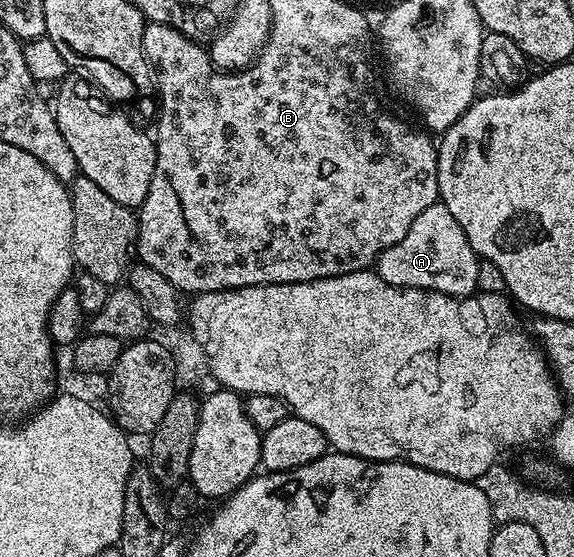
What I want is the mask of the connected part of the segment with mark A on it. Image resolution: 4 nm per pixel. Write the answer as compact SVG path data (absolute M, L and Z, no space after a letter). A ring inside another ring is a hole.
M437 201L425 208L425 212L421 212L421 216L413 220L413 224L409 224L409 232L405 232L405 237L400 242L381 251L375 259L373 269L381 276L381 280L385 280L385 284L465 298L476 293L480 261L465 232L461 232L461 224L453 220L449 208Z

